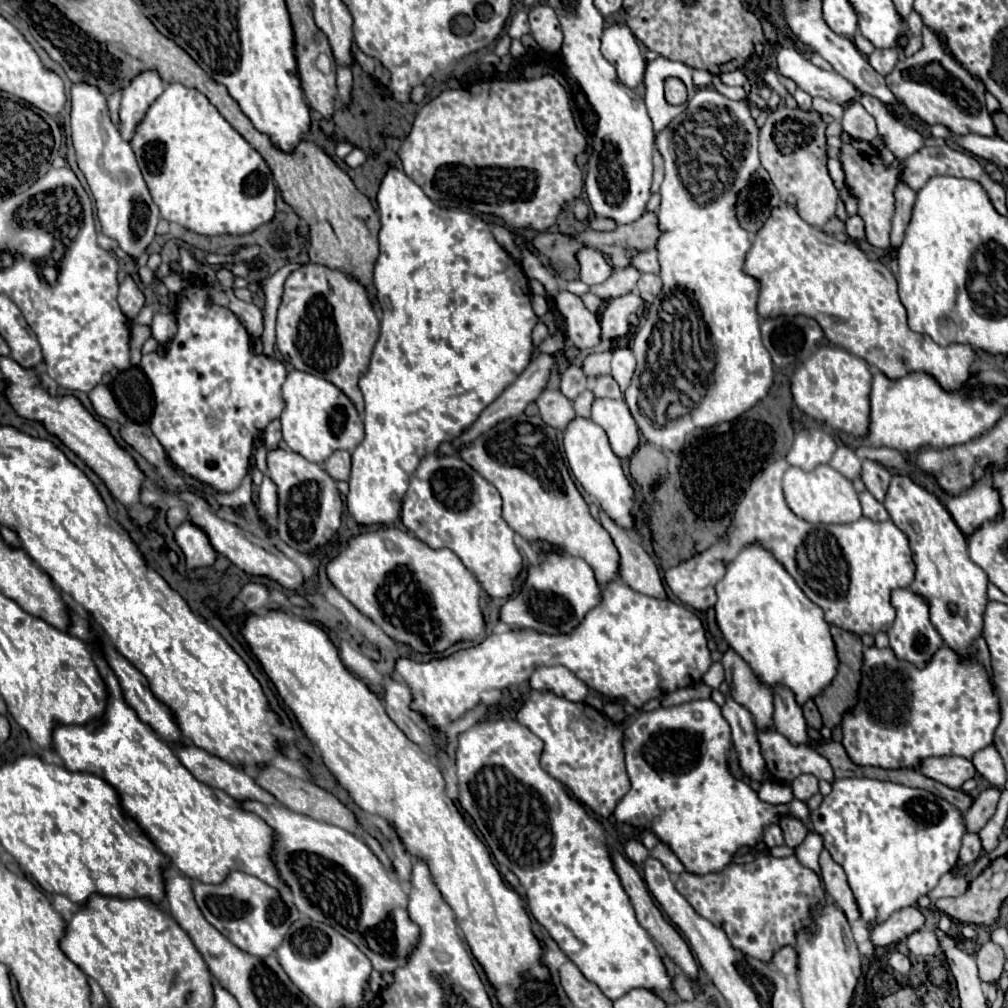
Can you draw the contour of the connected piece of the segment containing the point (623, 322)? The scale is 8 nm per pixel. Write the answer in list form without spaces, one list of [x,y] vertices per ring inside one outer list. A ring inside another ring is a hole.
[[[631,292],[619,298],[613,298],[601,314],[601,340],[621,338],[629,330],[629,316],[635,314],[643,306],[639,294]]]

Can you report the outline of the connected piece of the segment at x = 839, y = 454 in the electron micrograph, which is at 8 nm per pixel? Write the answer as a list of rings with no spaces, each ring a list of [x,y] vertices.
[[[841,444],[835,450],[835,454],[833,454],[833,458],[831,458],[829,464],[837,472],[841,472],[845,478],[849,478],[849,480],[855,480],[855,478],[861,476],[861,460],[855,456],[853,448],[847,446],[847,444]]]

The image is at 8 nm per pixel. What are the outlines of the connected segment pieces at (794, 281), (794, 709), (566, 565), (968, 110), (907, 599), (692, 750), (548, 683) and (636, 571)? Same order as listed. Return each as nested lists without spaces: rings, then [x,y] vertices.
[[[781,204],[771,212],[771,218],[765,226],[753,236],[751,248],[745,256],[743,272],[759,282],[759,300],[757,312],[761,318],[777,318],[777,316],[809,316],[819,322],[829,342],[849,350],[851,354],[867,360],[877,366],[885,376],[897,380],[909,372],[927,372],[937,378],[937,382],[945,390],[959,390],[965,386],[971,374],[971,364],[975,360],[975,352],[963,344],[939,346],[929,336],[913,332],[907,324],[905,306],[897,294],[895,276],[887,266],[879,260],[871,260],[863,250],[859,250],[853,242],[839,242],[833,236],[827,236],[819,228],[801,220],[795,210],[795,204]]]
[[[777,686],[775,688],[775,730],[779,734],[783,734],[787,740],[791,740],[791,744],[799,746],[799,744],[807,744],[809,736],[807,736],[807,724],[803,718],[803,712],[799,708],[799,704],[795,702],[795,696],[789,688]]]
[[[547,554],[541,558],[541,568],[531,566],[519,592],[503,604],[501,620],[519,628],[535,628],[547,634],[569,632],[583,620],[585,612],[595,608],[599,602],[601,588],[585,560],[567,554]]]
[[[925,30],[923,34],[923,48],[909,58],[899,58],[895,70],[887,74],[885,80],[895,98],[899,98],[915,116],[931,126],[943,124],[955,138],[969,132],[979,136],[997,136],[995,124],[985,108],[985,88],[943,52],[931,30]]]
[[[897,588],[891,592],[891,606],[895,608],[895,614],[897,614],[891,630],[887,632],[891,650],[895,652],[895,656],[899,656],[899,660],[907,660],[909,664],[915,664],[917,668],[923,668],[923,664],[927,664],[927,660],[931,660],[931,656],[939,648],[945,646],[943,638],[939,636],[939,632],[935,630],[935,626],[929,620],[927,602],[907,588]]]
[[[711,698],[641,712],[625,732],[625,764],[631,780],[631,790],[615,808],[617,824],[633,824],[651,830],[675,852],[687,872],[709,874],[723,870],[739,848],[757,846],[763,840],[763,830],[769,824],[779,824],[783,816],[791,816],[801,822],[809,820],[811,812],[803,800],[793,798],[789,804],[767,804],[759,800],[753,788],[731,776],[725,750],[727,754],[731,750],[731,730],[727,720],[721,716],[721,708]]]
[[[563,666],[537,668],[529,684],[535,690],[553,690],[557,696],[563,696],[571,702],[583,702],[589,694],[589,688]]]
[[[601,512],[599,520],[601,520],[603,528],[611,534],[611,538],[621,554],[621,568],[619,568],[621,580],[639,594],[665,600],[667,594],[665,594],[659,570],[657,570],[655,562],[651,560],[651,556],[641,548],[639,540],[635,536],[631,536],[627,530],[619,528],[605,512]]]

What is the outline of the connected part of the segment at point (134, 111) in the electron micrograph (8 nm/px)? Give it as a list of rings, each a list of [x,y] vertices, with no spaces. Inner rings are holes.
[[[155,70],[139,72],[139,76],[135,76],[135,80],[131,80],[129,88],[123,92],[121,112],[119,112],[123,140],[129,142],[133,138],[137,122],[143,118],[143,114],[155,102],[155,98],[161,96],[163,90],[165,90],[165,82],[161,80],[159,72],[155,72]]]

